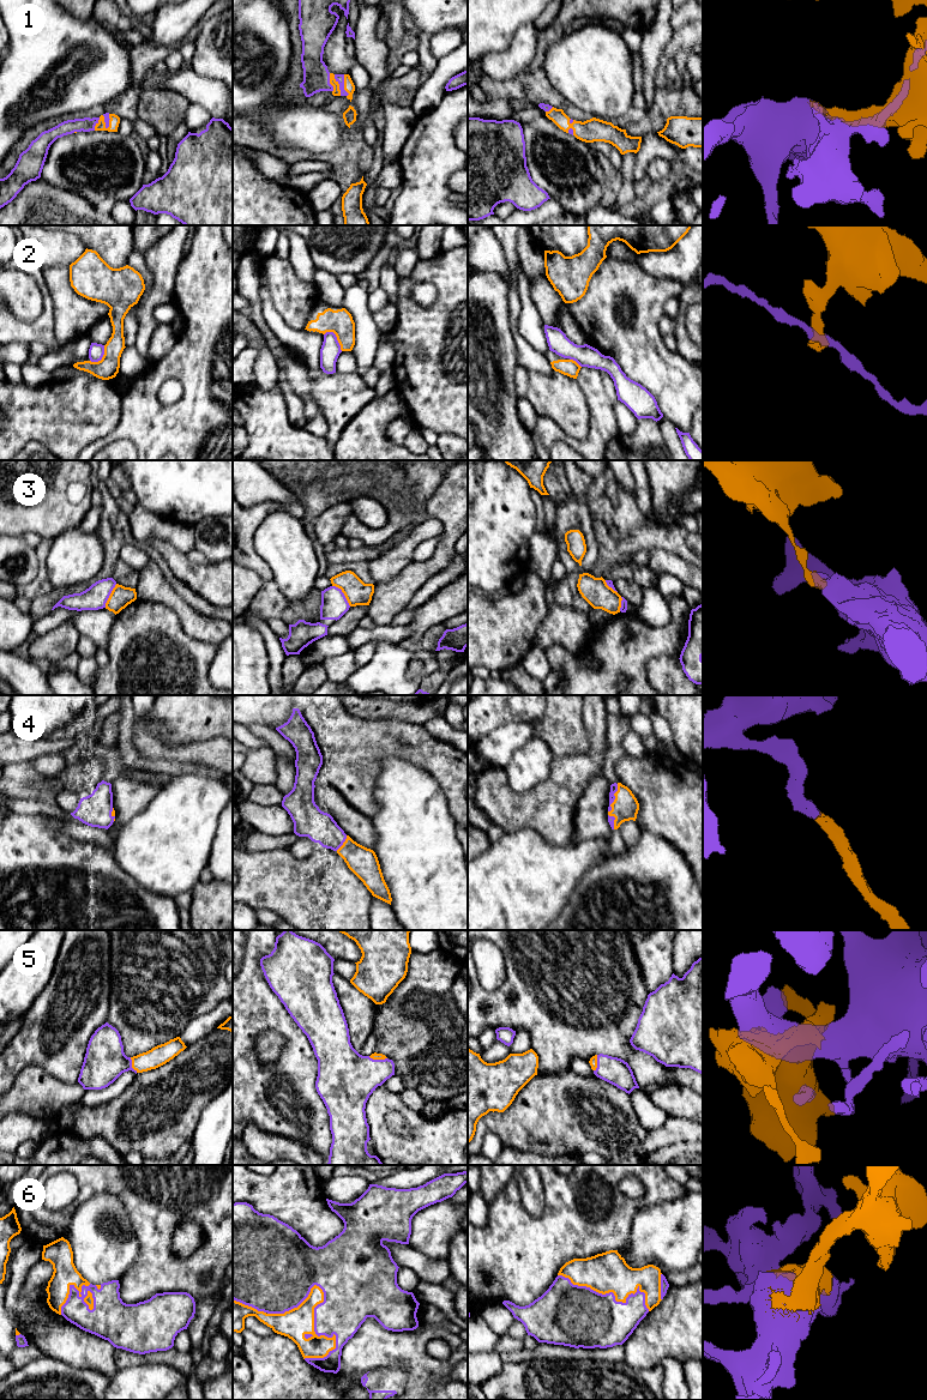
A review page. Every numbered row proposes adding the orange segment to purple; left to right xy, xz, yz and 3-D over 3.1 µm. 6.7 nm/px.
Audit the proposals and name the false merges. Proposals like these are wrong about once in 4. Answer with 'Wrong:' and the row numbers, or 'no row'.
Wrong: 2, 3

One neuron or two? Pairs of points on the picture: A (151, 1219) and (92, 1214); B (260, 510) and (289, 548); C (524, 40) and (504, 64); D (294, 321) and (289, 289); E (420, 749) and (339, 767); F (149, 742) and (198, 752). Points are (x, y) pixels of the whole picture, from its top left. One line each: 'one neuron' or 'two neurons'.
A: two neurons
B: two neurons
C: one neuron
D: one neuron
E: one neuron
F: one neuron

